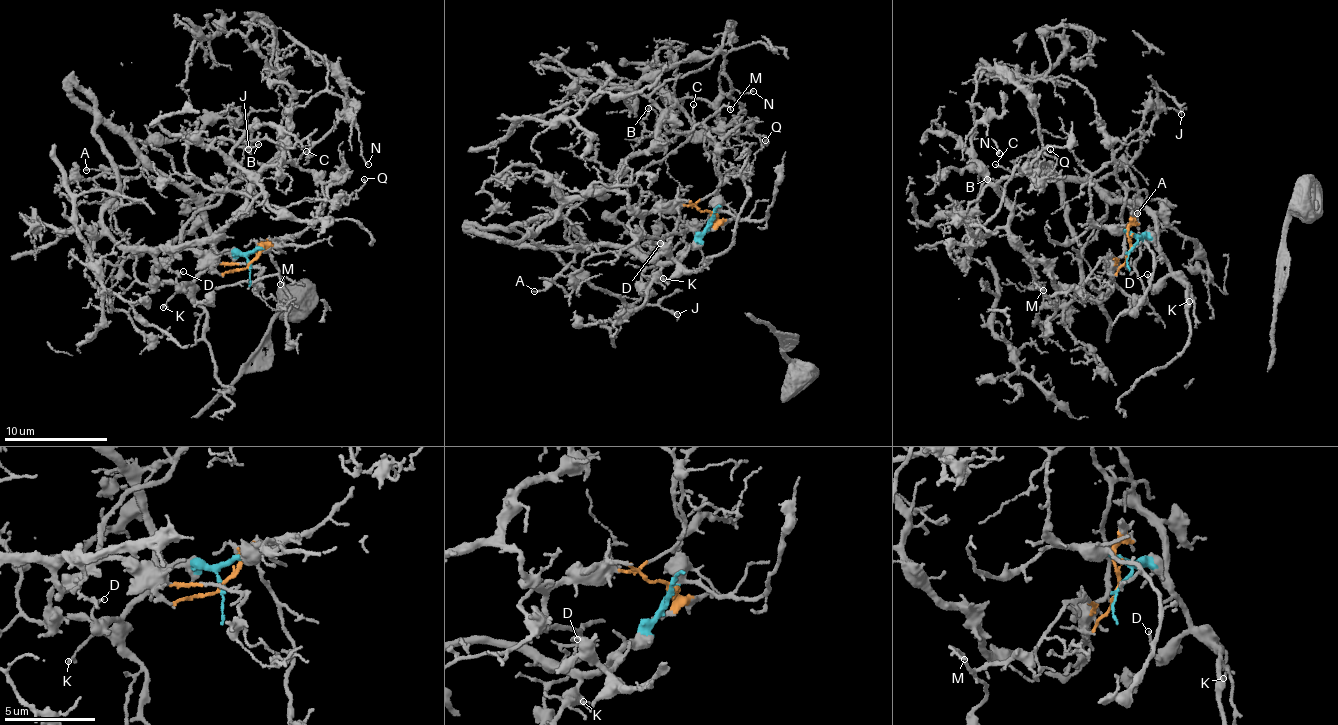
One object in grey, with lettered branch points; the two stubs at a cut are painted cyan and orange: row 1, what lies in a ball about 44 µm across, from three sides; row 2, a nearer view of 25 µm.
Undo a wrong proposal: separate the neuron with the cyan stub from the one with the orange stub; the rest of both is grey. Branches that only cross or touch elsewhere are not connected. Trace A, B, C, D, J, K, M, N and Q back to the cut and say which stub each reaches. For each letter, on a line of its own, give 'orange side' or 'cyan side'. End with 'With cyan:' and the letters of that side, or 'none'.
A: cyan side
B: orange side
C: orange side
D: cyan side
J: cyan side
K: cyan side
M: orange side
N: orange side
Q: orange side
With cyan: A, D, J, K

